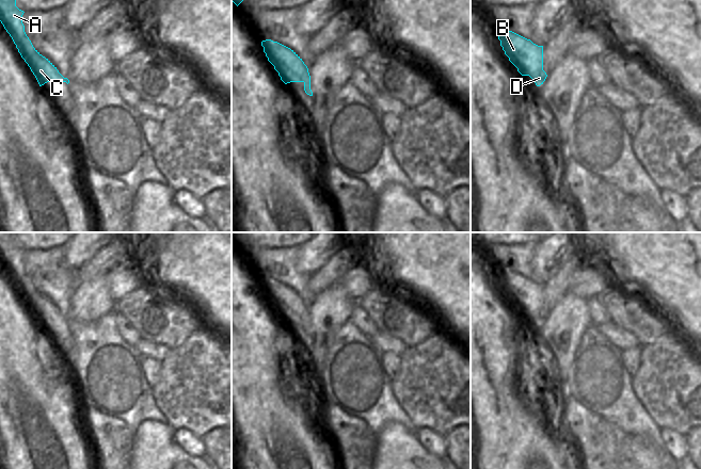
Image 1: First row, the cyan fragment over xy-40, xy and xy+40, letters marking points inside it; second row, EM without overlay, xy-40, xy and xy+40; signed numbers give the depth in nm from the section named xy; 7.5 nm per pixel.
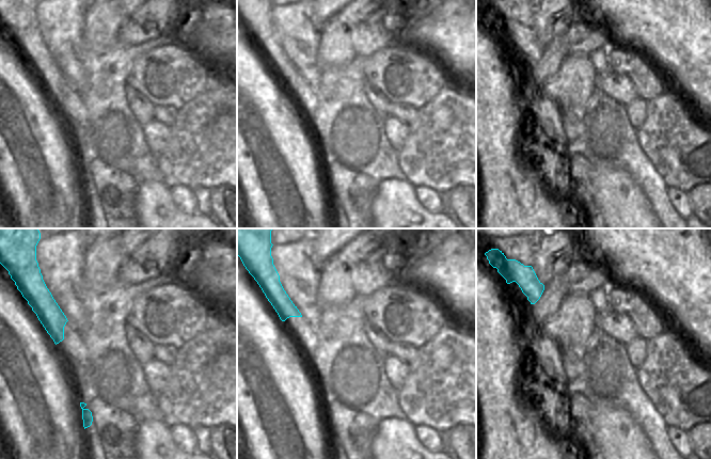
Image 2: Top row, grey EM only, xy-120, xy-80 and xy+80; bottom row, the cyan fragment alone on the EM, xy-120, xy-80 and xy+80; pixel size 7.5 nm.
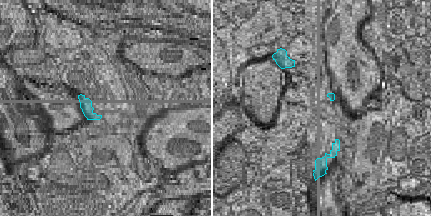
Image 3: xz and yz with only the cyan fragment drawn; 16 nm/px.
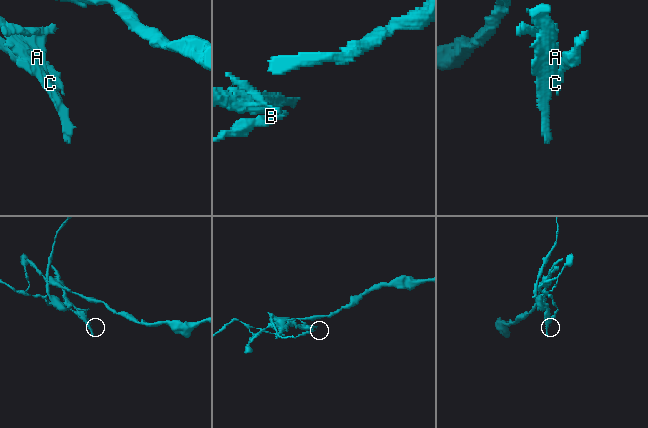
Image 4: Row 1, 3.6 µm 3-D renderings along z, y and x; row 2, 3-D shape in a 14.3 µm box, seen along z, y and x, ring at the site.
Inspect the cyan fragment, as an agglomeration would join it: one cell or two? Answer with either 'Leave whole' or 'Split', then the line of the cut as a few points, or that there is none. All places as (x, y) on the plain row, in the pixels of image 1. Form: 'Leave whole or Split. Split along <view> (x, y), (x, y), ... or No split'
Split. Split along xy (274, 305), (285, 304), (299, 314), (308, 314)

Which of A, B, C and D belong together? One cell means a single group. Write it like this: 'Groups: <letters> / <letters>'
Groups: A C / B D

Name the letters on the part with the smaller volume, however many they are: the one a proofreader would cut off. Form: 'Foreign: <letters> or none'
Foreign: B, D

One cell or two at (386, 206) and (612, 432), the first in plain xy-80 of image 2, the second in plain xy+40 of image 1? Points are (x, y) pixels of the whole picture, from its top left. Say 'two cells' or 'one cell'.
two cells

